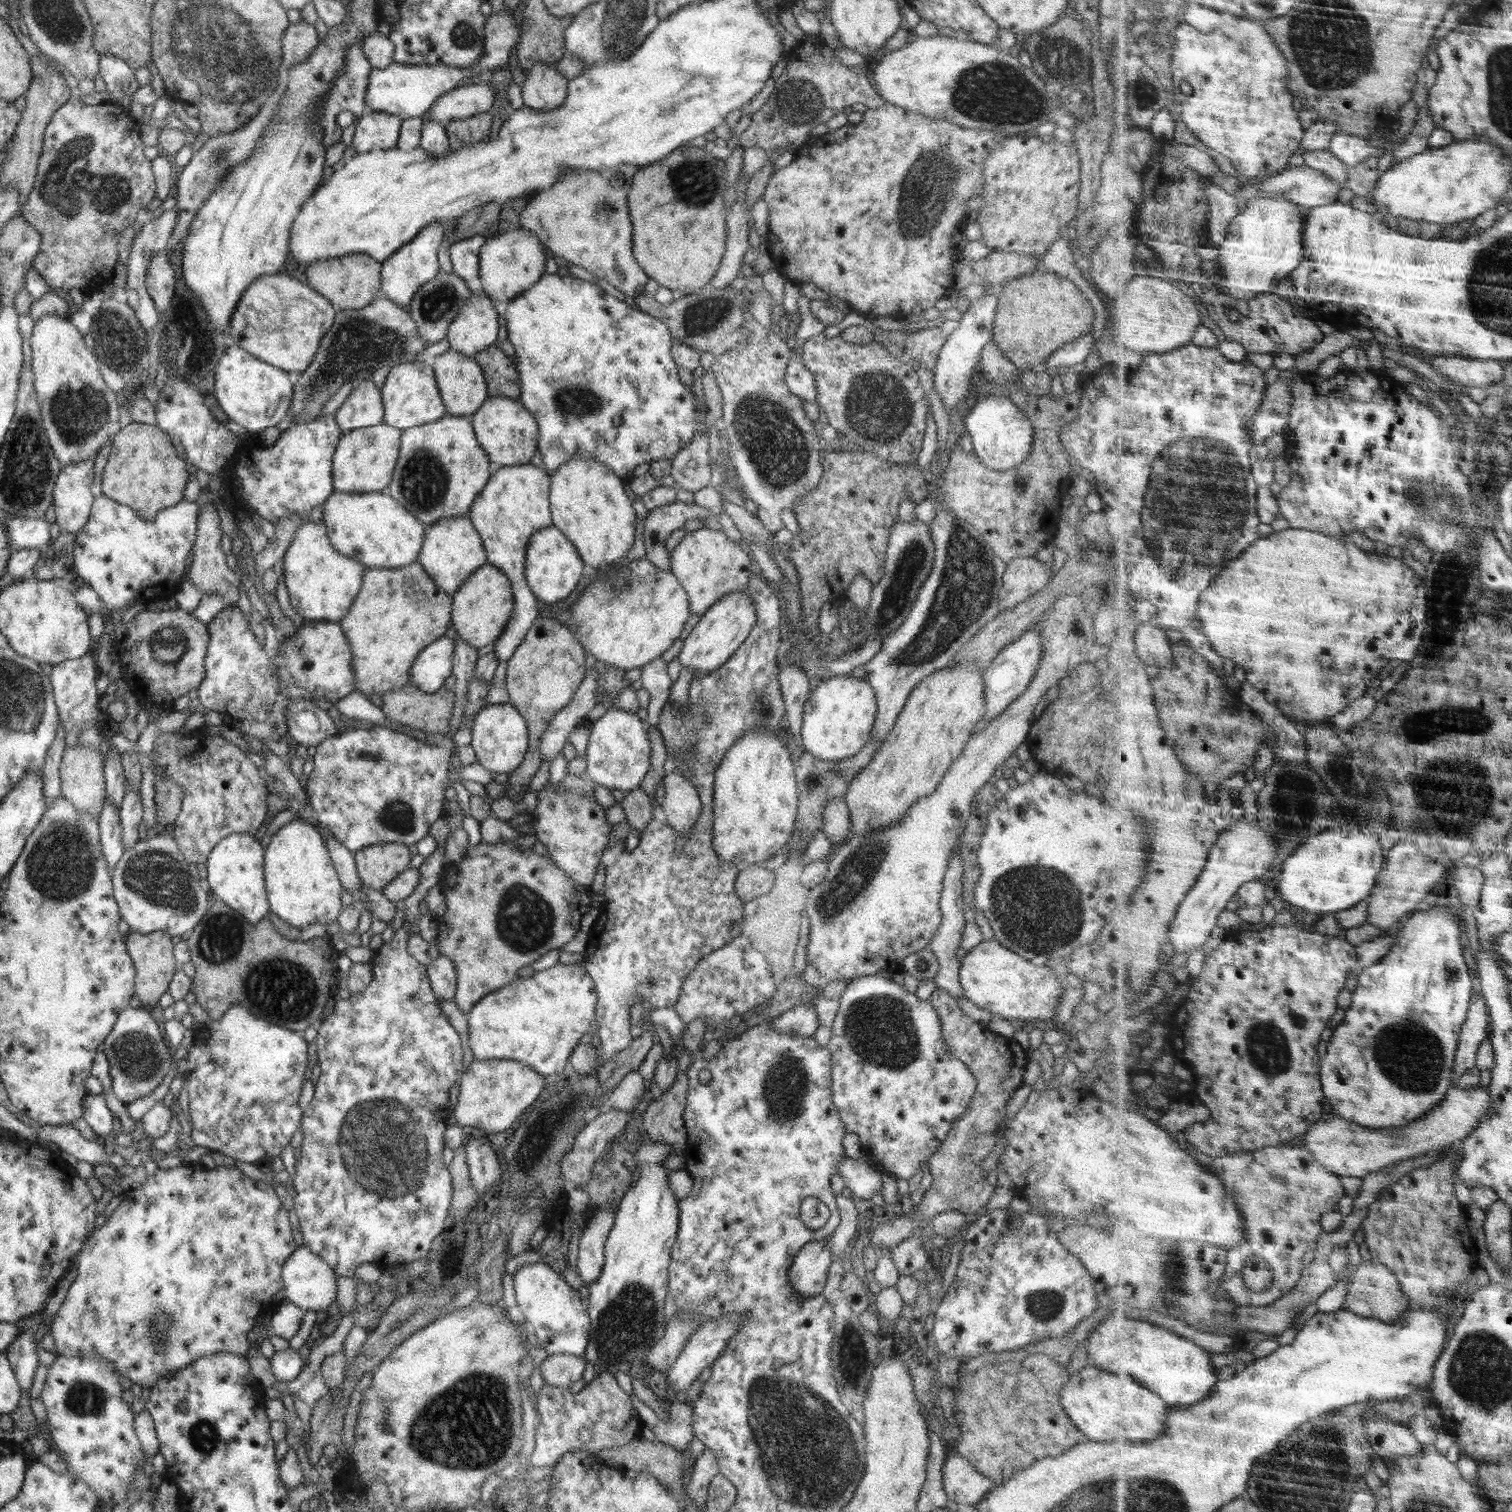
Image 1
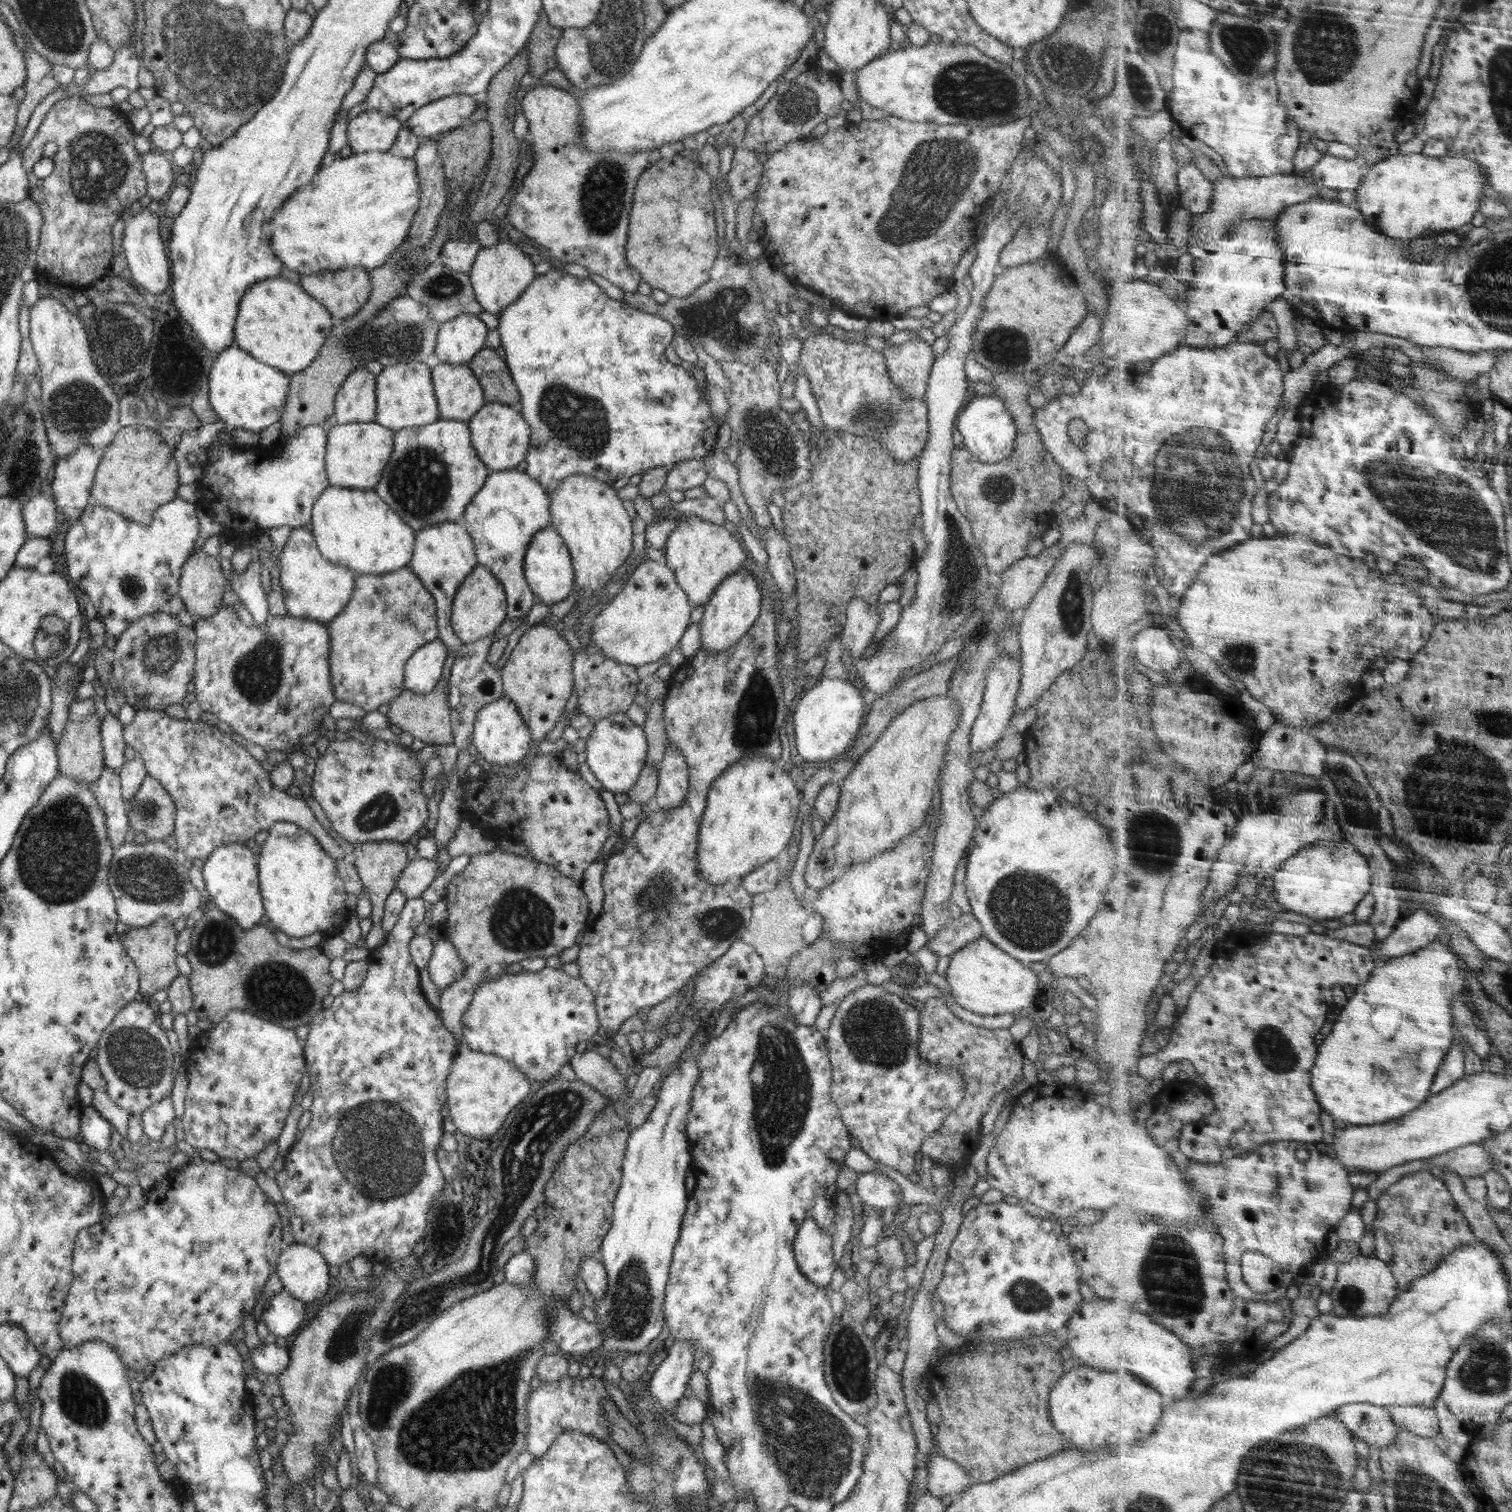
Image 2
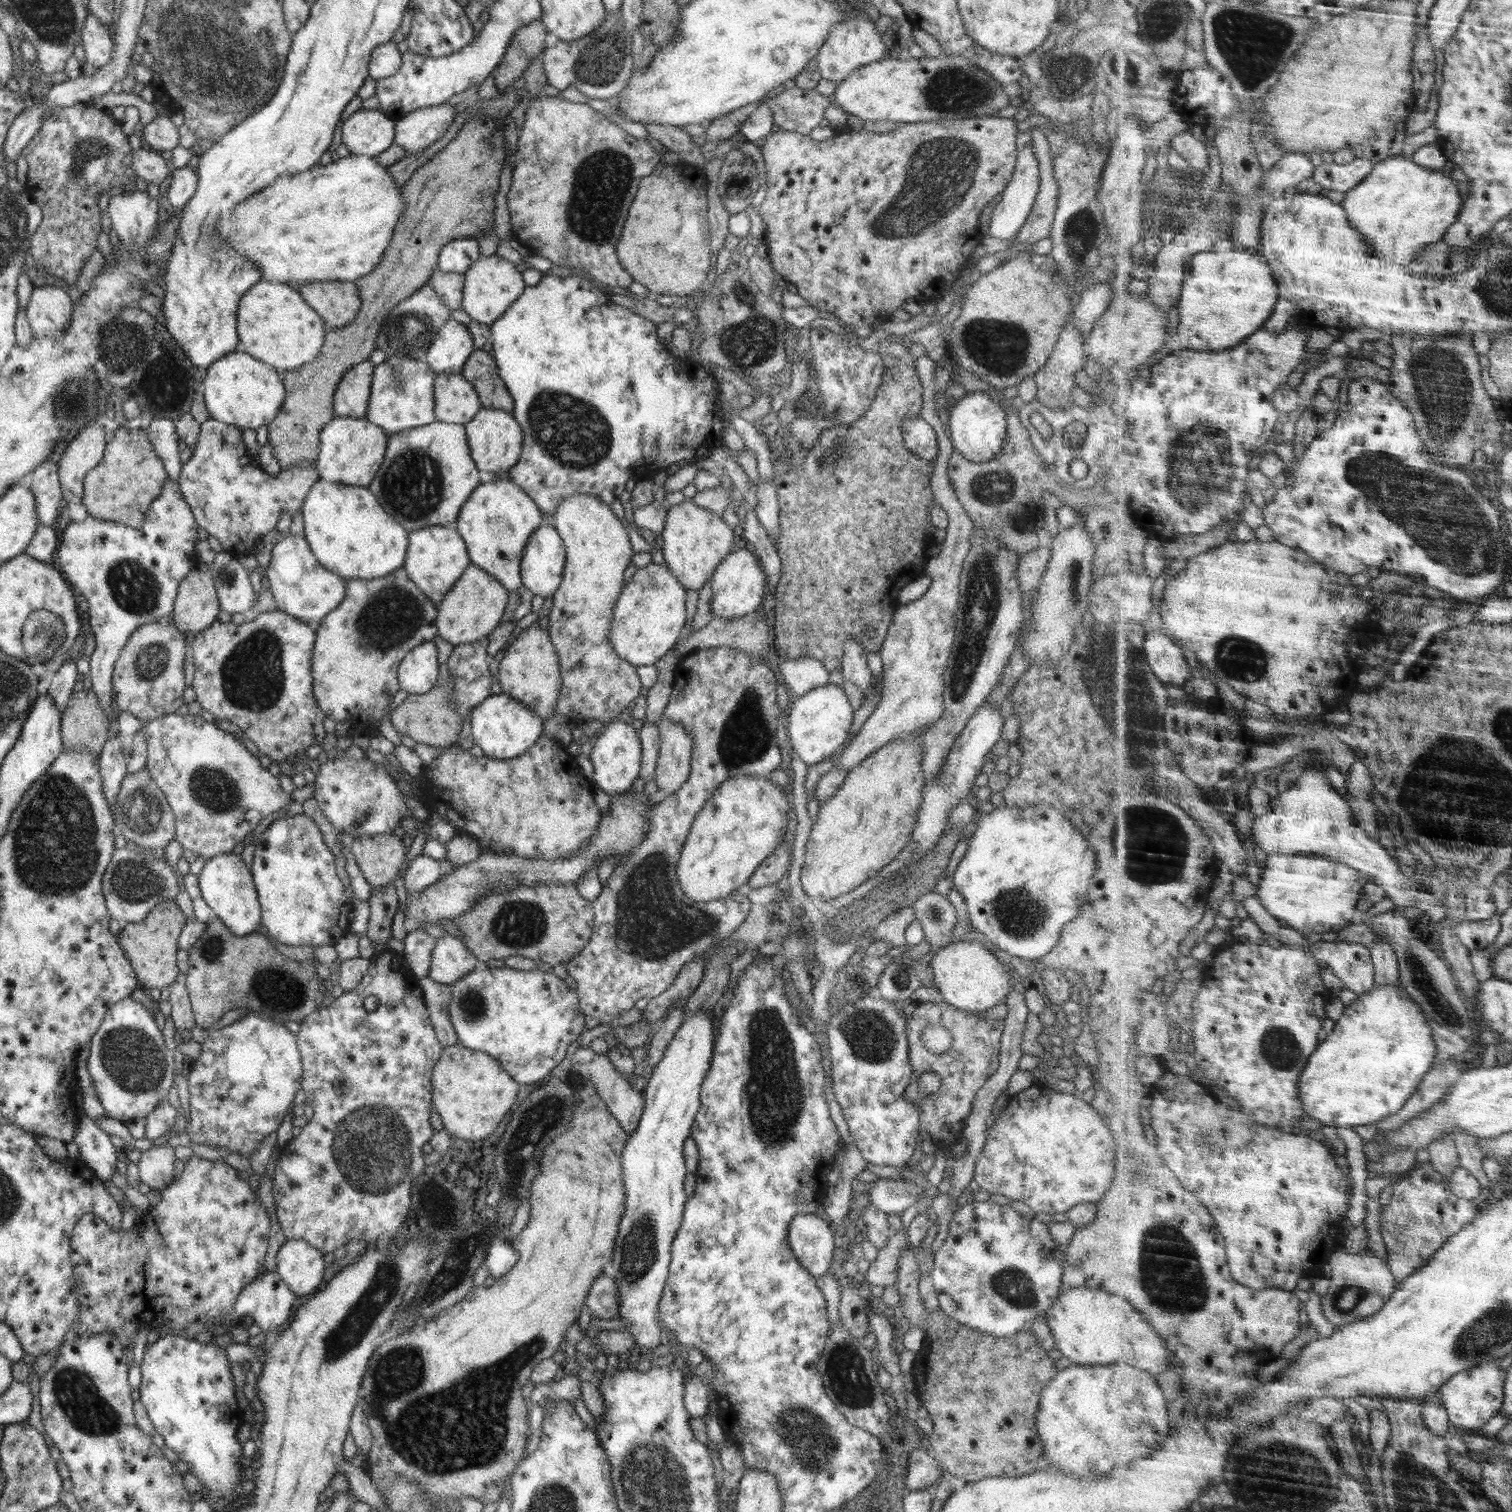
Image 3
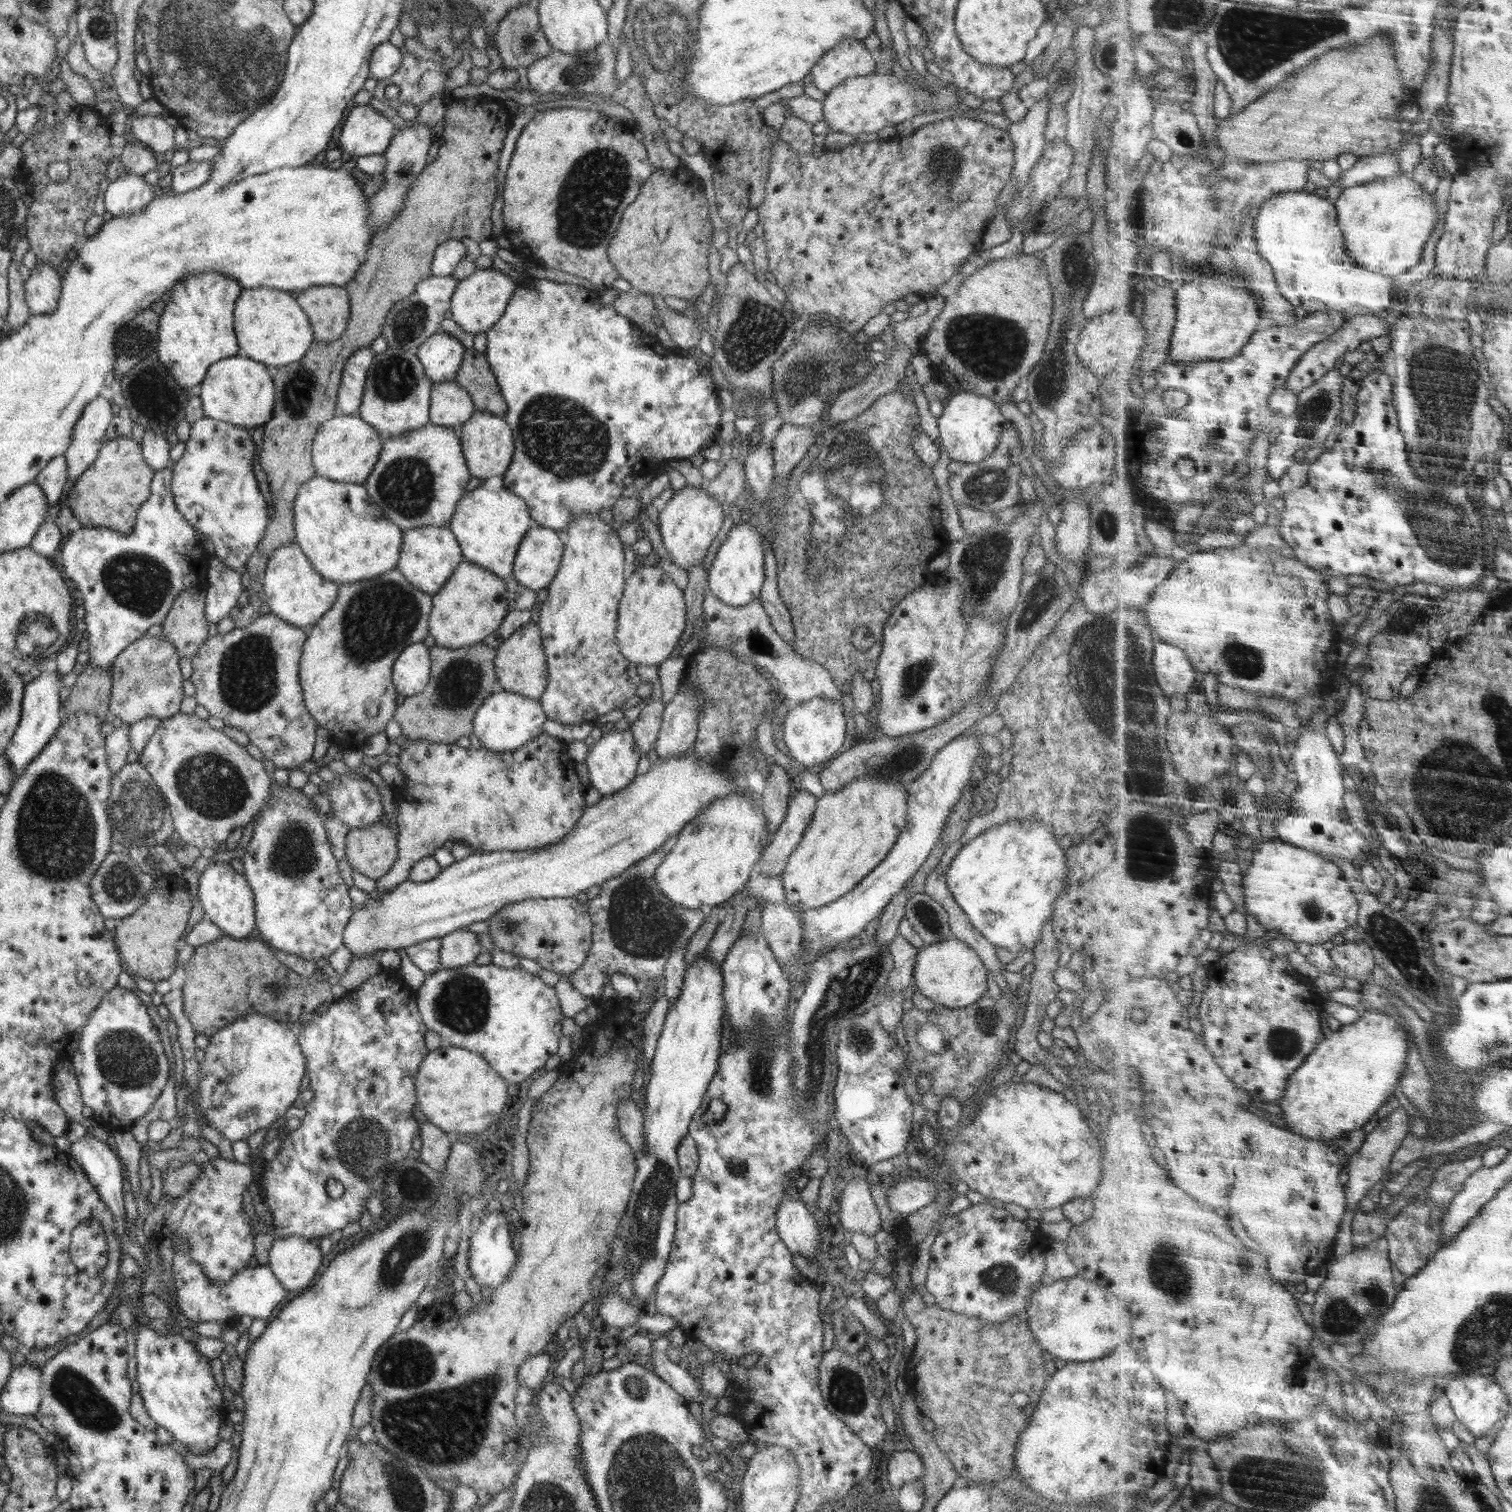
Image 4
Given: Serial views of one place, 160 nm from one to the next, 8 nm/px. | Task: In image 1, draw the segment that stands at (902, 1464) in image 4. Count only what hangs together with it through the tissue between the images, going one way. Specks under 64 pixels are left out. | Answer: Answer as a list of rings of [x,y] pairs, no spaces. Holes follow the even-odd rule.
[[[951,1453],[945,1459],[943,1464],[943,1489],[947,1492],[949,1498],[958,1500],[959,1505],[975,1505],[985,1498],[986,1493],[996,1484],[983,1474],[980,1474],[971,1464],[964,1458],[955,1453]]]

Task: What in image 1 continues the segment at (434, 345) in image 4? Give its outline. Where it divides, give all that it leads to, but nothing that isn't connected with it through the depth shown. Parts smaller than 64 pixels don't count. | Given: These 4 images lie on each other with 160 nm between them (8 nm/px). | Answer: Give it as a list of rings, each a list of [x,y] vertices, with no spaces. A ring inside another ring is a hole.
[[[484,290],[470,292],[470,299],[466,299],[446,334],[449,348],[466,357],[473,357],[495,345],[500,328],[495,304],[496,301],[492,301]]]

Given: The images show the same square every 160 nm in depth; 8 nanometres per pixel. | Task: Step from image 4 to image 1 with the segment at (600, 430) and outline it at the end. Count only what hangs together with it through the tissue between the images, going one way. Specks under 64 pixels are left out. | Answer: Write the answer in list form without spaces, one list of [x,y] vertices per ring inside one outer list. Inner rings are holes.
[[[545,273],[531,288],[510,301],[506,308],[506,329],[508,329],[508,342],[513,344],[518,358],[517,370],[521,386],[519,400],[532,413],[538,424],[537,449],[542,453],[543,469],[550,476],[558,470],[561,464],[575,456],[593,456],[606,464],[618,478],[622,478],[628,472],[633,472],[642,462],[663,458],[671,461],[681,448],[686,447],[694,439],[694,436],[705,433],[705,421],[703,421],[705,413],[698,410],[693,392],[682,384],[677,374],[677,365],[671,356],[672,338],[668,328],[654,316],[649,316],[637,308],[632,308],[626,302],[606,294],[596,283],[580,279],[572,274],[559,276],[557,273]]]

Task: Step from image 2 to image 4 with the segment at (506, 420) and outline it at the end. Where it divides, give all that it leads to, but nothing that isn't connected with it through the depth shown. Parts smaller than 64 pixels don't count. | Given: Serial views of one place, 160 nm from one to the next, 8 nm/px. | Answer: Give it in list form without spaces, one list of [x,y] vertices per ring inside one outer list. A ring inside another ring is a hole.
[[[475,410],[460,427],[459,436],[463,455],[472,477],[487,479],[491,476],[503,476],[514,452],[512,429],[503,417]]]

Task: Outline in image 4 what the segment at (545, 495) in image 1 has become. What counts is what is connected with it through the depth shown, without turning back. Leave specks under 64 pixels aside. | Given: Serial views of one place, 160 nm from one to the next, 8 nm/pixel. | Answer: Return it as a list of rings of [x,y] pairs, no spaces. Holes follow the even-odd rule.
[[[483,486],[466,491],[457,502],[449,528],[468,562],[485,568],[502,580],[513,577],[515,556],[524,535],[534,522],[525,500],[504,488],[490,491]]]

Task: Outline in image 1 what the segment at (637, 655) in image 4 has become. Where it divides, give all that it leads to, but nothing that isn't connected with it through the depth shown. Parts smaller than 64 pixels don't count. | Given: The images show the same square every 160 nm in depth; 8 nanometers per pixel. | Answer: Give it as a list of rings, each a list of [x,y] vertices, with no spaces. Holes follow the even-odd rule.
[[[646,557],[641,559],[632,560],[631,562],[624,563],[624,559],[621,559],[615,564],[609,564],[604,568],[599,568],[596,571],[596,581],[588,585],[585,588],[584,593],[578,595],[578,601],[572,604],[572,617],[568,620],[570,630],[574,632],[576,638],[580,641],[580,644],[593,656],[596,657],[599,662],[604,662],[606,665],[612,665],[620,667],[624,670],[630,670],[631,668],[642,667],[648,664],[651,660],[661,657],[666,652],[672,643],[682,634],[686,622],[690,618],[691,612],[689,609],[688,595],[684,590],[684,587],[678,582],[678,580],[666,570],[660,570],[657,566],[654,566]]]

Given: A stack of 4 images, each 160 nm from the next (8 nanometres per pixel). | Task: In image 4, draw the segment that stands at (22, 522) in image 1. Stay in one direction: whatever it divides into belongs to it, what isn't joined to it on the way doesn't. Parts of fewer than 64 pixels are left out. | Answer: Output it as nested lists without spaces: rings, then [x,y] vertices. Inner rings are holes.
[[[64,455],[55,456],[50,460],[37,474],[35,482],[44,491],[49,507],[55,505],[62,496],[62,488],[68,482],[67,462]]]

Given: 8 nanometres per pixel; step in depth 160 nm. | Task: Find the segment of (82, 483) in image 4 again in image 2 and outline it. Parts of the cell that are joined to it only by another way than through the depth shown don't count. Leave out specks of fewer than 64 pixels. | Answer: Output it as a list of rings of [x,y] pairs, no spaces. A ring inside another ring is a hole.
[[[143,425],[124,426],[109,444],[107,452],[97,466],[94,484],[91,488],[91,496],[100,506],[111,508],[114,512],[146,525],[153,519],[156,508],[166,504],[177,497],[176,490],[180,485],[178,481],[178,469],[176,459],[173,457],[173,450],[164,443],[162,436],[157,434],[155,428]]]

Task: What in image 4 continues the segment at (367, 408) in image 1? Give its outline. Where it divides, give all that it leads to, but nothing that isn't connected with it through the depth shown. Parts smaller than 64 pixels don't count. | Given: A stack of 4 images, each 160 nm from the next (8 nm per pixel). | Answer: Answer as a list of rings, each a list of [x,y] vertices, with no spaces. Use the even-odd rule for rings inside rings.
[[[370,347],[359,349],[346,360],[341,383],[337,390],[338,412],[355,417],[359,414],[366,375],[374,362],[374,354]]]

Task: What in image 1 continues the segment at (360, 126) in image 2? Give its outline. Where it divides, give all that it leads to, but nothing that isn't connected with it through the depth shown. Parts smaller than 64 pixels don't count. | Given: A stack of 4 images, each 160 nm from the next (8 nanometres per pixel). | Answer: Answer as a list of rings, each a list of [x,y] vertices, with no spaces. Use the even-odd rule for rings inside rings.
[[[367,111],[355,121],[353,147],[357,153],[396,148],[402,121],[387,112]]]

